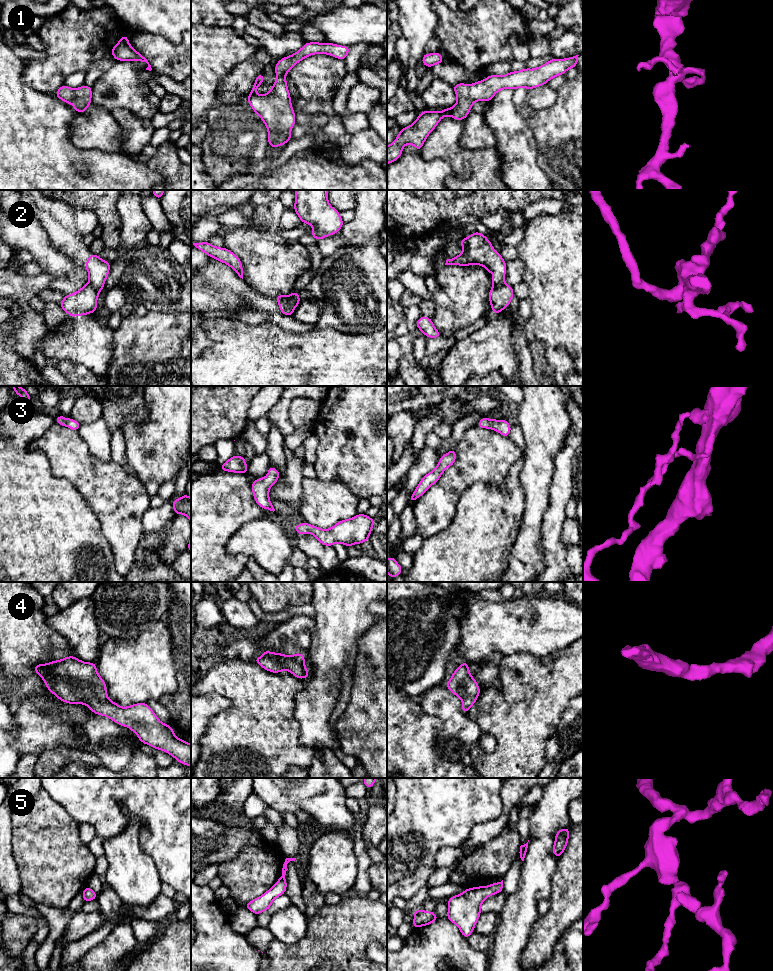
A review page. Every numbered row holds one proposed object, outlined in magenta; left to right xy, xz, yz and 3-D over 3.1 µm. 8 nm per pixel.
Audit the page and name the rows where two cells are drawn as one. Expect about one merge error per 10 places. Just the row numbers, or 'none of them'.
2

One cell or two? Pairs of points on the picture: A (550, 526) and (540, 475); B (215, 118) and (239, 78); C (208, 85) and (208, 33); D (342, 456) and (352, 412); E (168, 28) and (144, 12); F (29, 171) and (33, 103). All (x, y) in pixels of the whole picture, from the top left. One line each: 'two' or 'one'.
A: two
B: two
C: one
D: one
E: one
F: one

